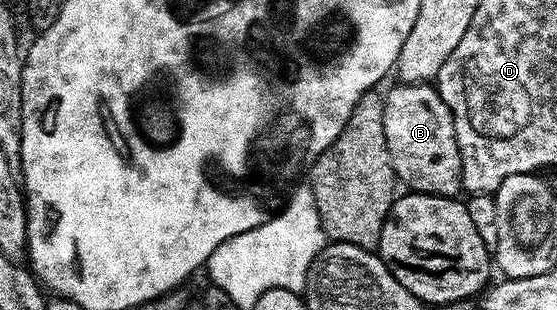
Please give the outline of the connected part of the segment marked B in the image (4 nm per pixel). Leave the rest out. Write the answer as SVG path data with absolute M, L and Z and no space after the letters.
M431 84L396 85L383 98L384 135L395 178L417 194L457 196L463 188L462 162L451 110Z

